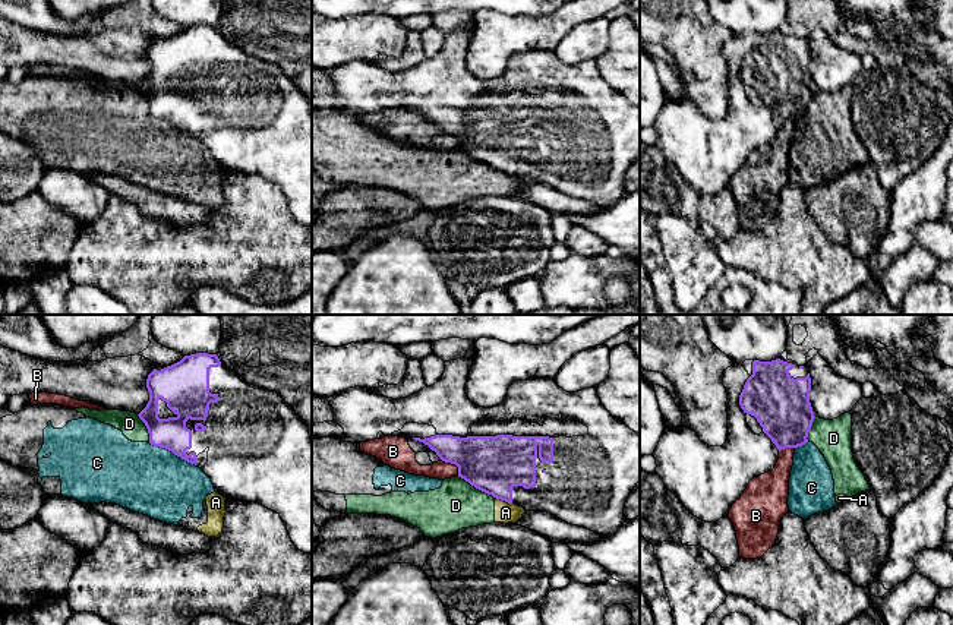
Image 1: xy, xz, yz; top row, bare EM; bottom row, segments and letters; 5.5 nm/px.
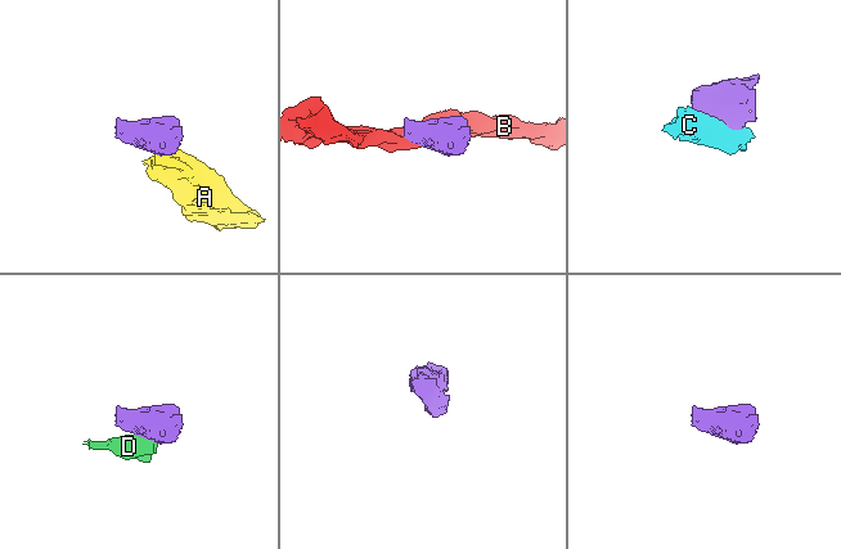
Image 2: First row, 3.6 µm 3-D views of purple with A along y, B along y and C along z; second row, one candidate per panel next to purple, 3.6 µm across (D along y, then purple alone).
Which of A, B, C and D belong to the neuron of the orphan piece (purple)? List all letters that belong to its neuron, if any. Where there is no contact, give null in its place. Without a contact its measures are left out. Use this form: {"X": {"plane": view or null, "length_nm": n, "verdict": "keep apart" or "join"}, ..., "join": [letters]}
{"A": {"plane": "xz", "length_nm": 100, "verdict": "keep apart"}, "B": {"plane": "xz", "length_nm": 130, "verdict": "keep apart"}, "C": {"plane": "xy", "length_nm": 300, "verdict": "keep apart"}, "D": {"plane": "xz", "length_nm": 240, "verdict": "keep apart"}, "join": []}

